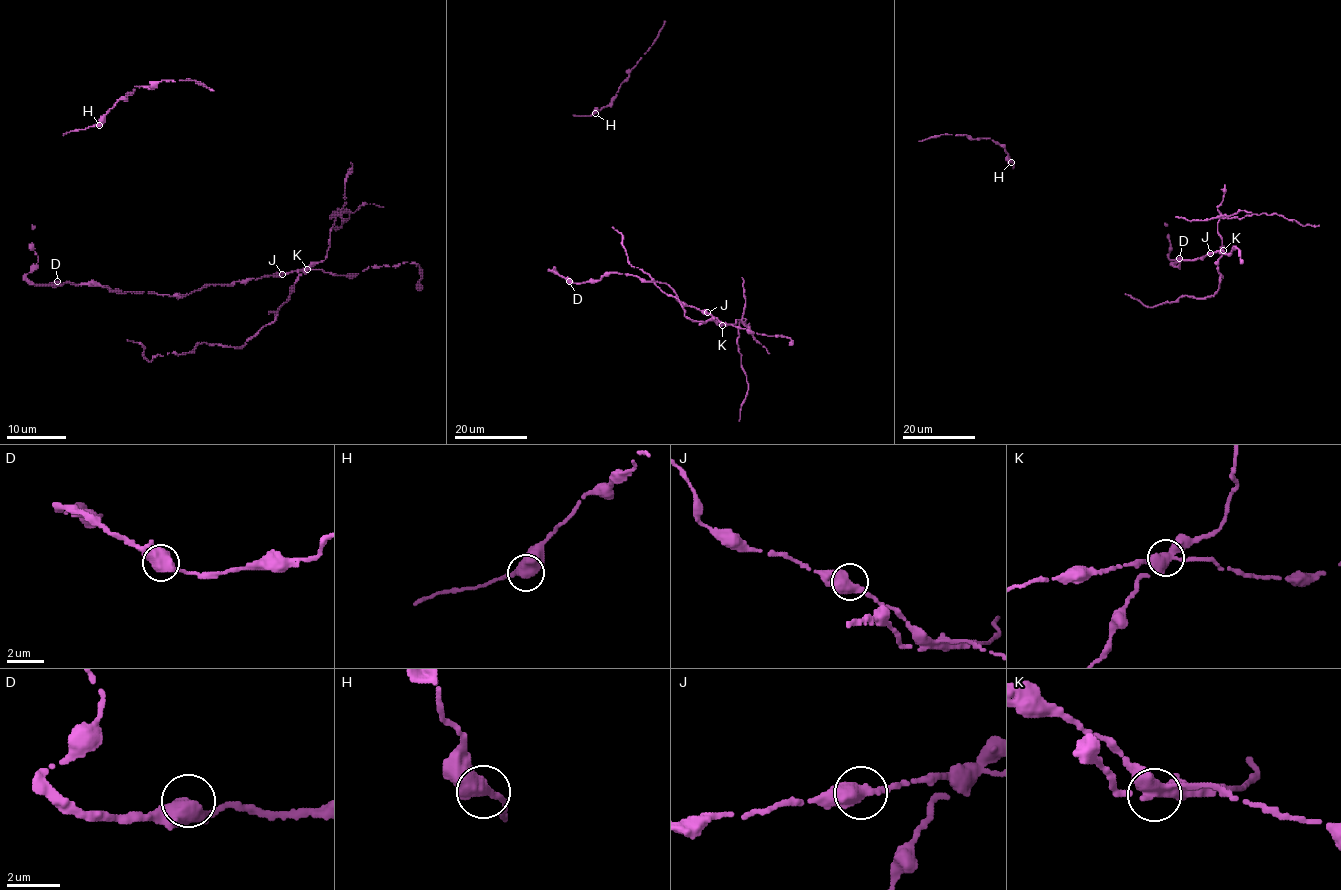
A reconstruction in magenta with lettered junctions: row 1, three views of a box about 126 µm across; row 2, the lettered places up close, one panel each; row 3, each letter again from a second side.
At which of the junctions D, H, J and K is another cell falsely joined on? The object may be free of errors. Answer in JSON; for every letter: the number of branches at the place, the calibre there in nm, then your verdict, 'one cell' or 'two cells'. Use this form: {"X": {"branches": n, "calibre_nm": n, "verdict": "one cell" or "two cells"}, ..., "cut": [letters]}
{"D": {"branches": 3, "calibre_nm": 400, "verdict": "one cell"}, "H": {"branches": 2, "calibre_nm": 440, "verdict": "one cell"}, "J": {"branches": 2, "calibre_nm": 480, "verdict": "one cell"}, "K": {"branches": 3, "calibre_nm": 400, "verdict": "two cells"}, "cut": ["K"]}

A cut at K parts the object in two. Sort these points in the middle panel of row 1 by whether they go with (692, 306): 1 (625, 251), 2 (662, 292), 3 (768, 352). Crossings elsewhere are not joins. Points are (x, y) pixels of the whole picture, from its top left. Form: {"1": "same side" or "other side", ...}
{"1": "other side", "2": "other side", "3": "other side"}

